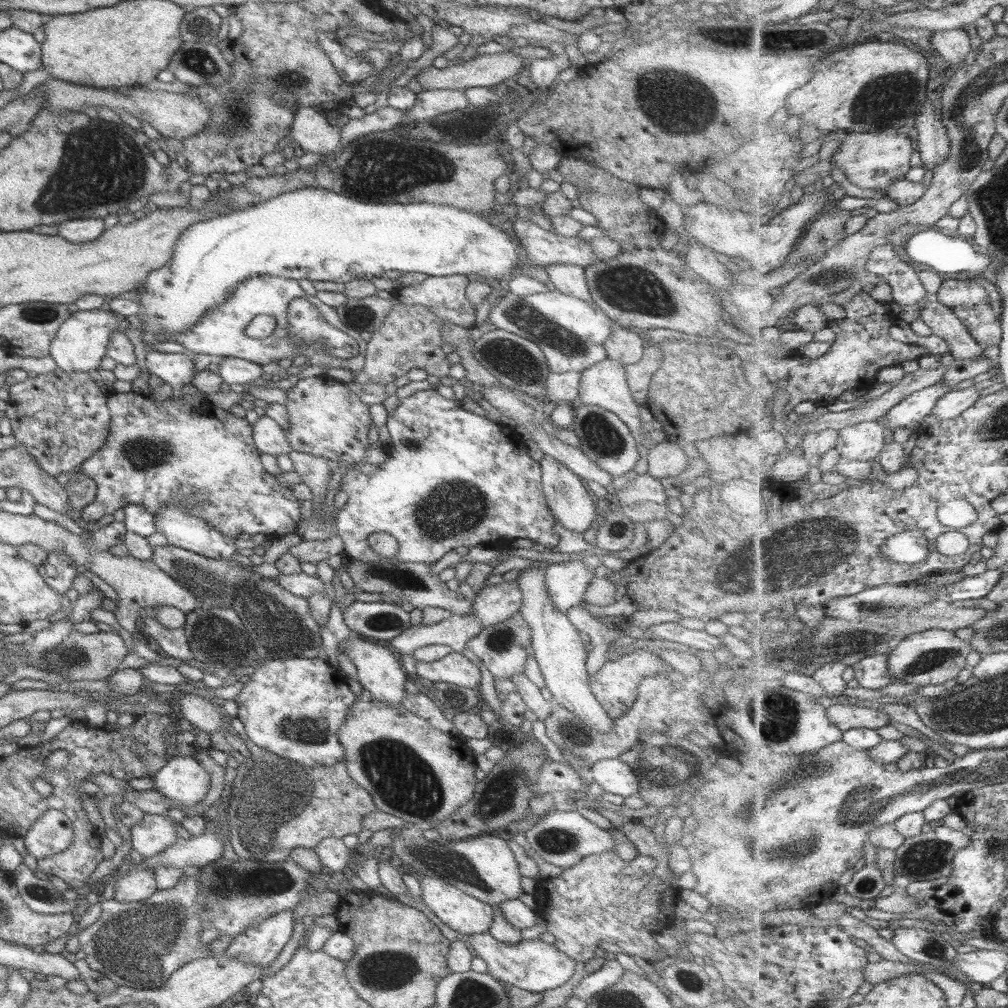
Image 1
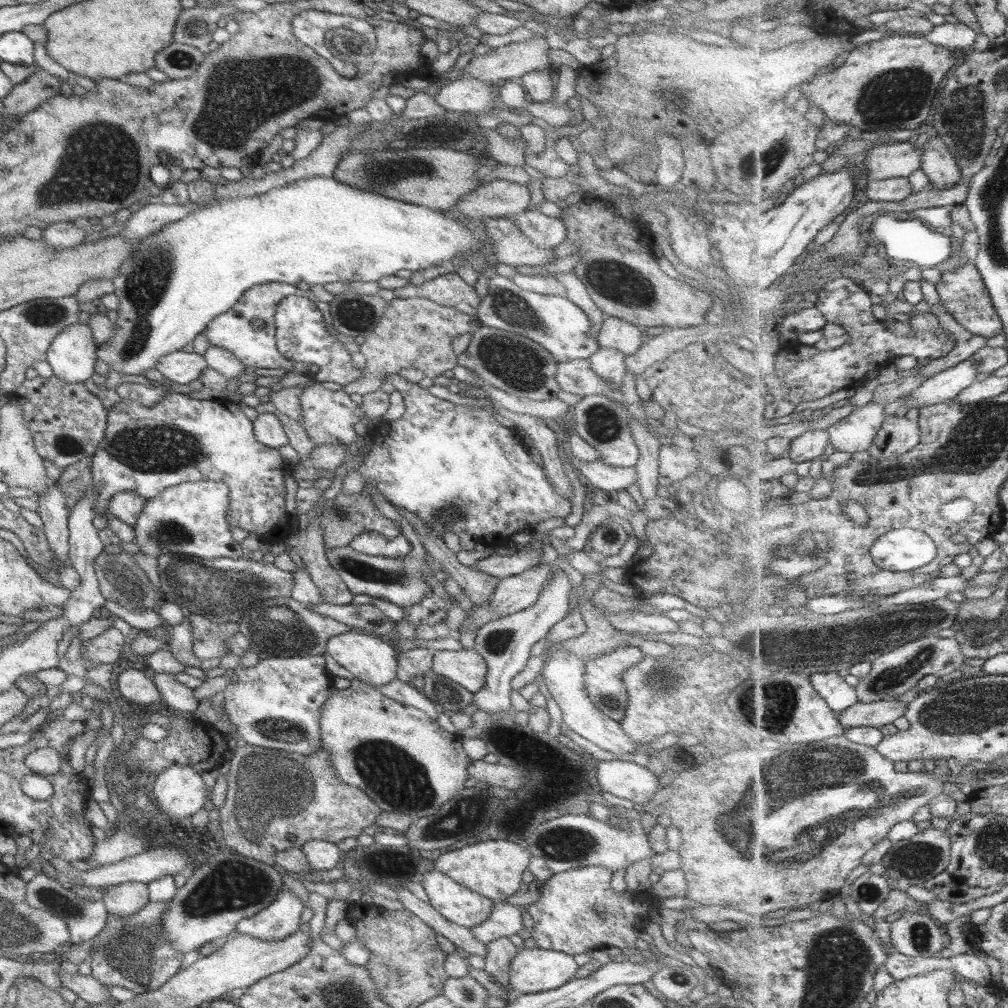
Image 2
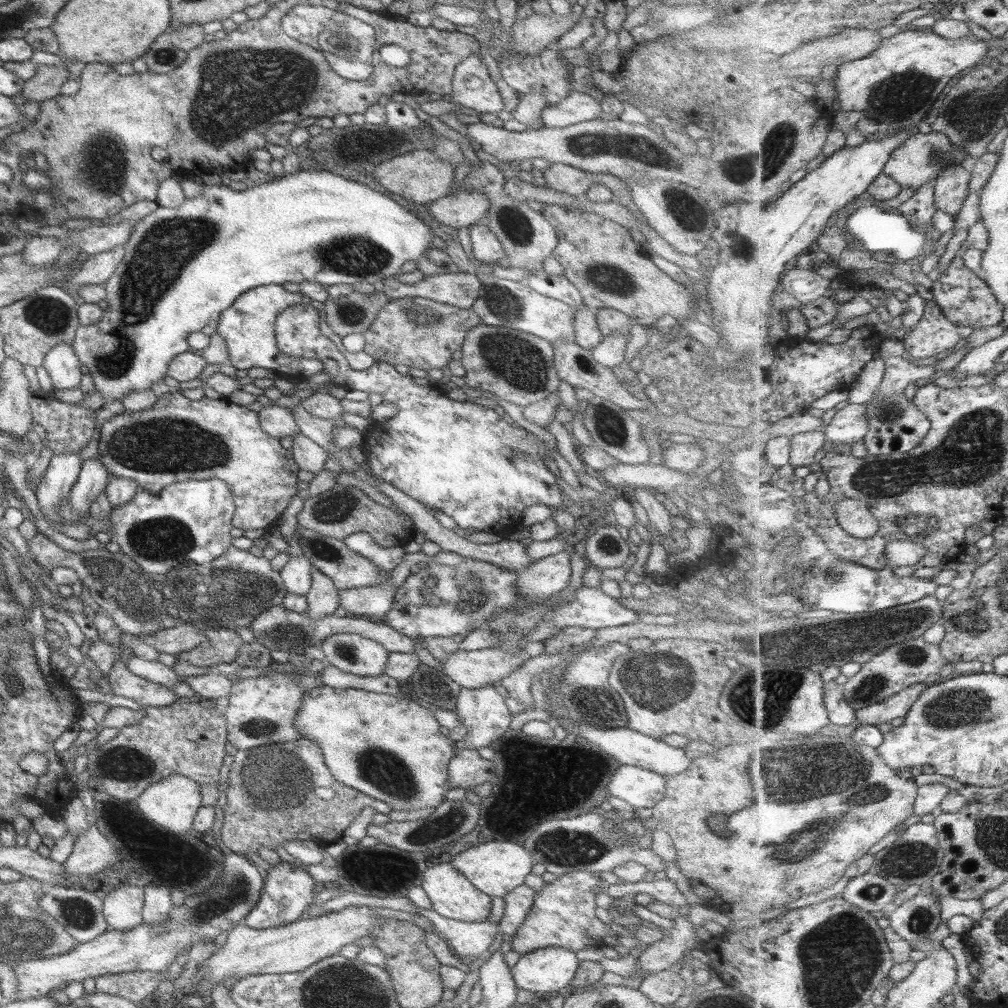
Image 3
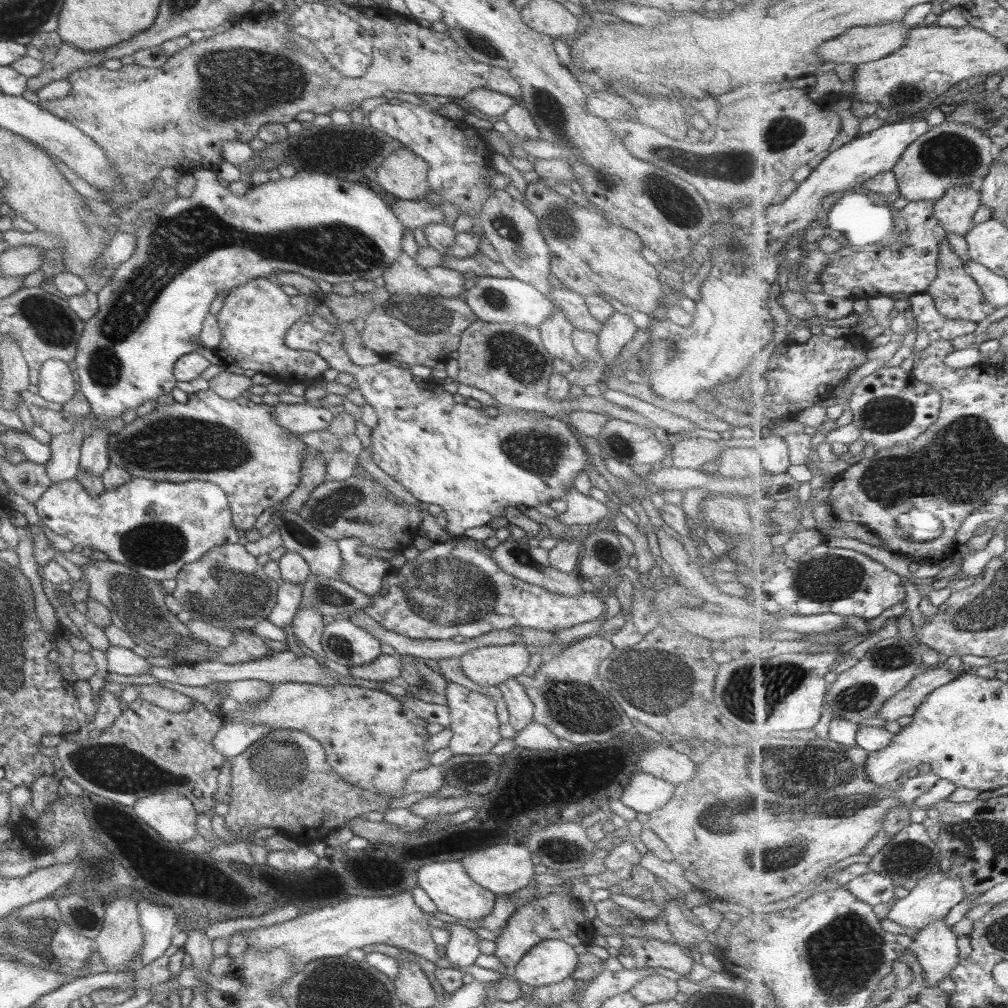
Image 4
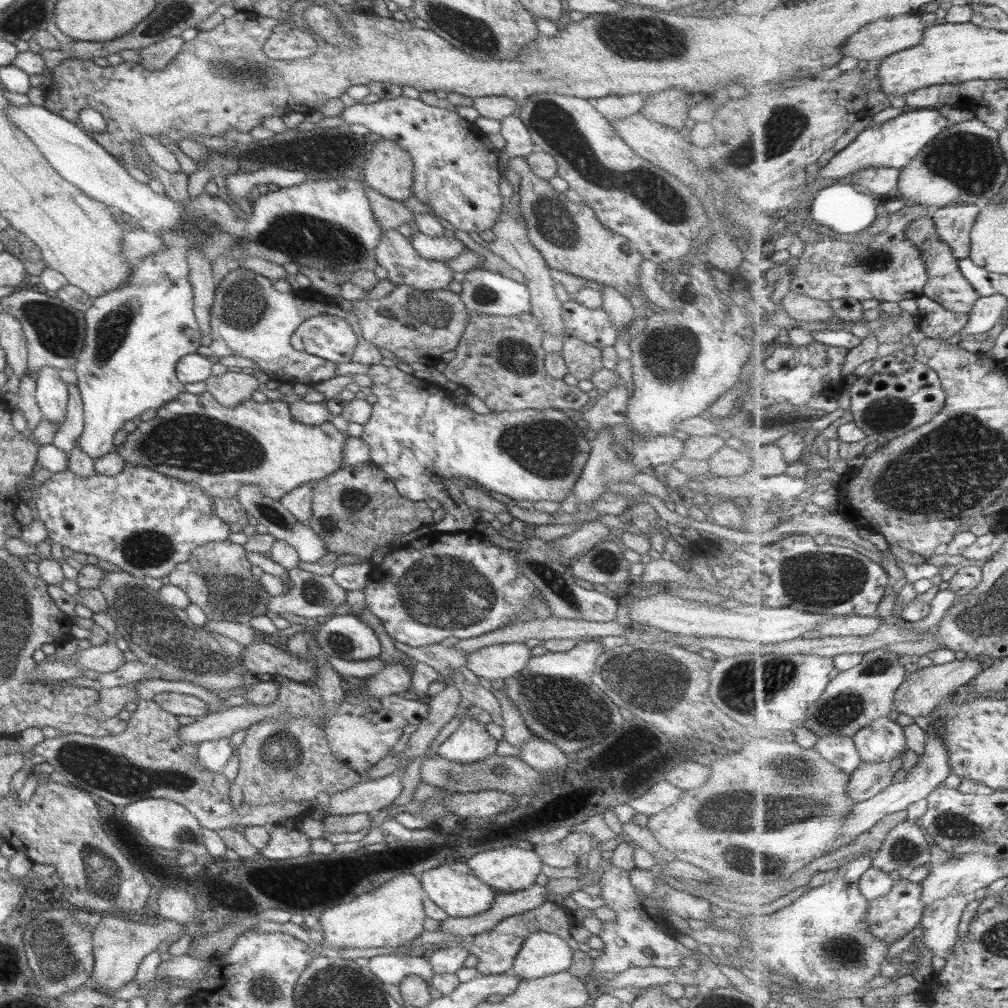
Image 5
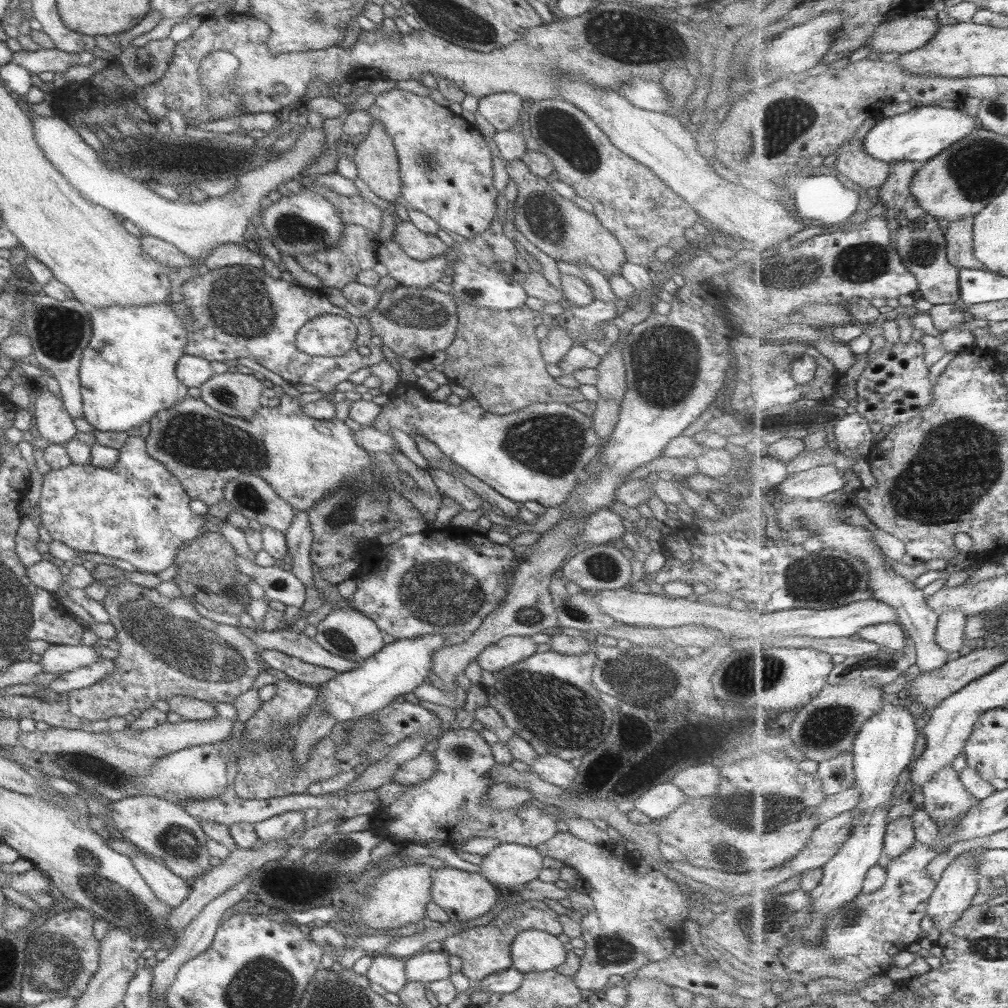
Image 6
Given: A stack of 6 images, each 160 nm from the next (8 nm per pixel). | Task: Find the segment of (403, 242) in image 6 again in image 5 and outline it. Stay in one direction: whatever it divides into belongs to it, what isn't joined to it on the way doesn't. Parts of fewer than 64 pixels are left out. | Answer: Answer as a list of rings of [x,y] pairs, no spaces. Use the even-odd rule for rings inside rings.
[[[416,231],[412,232],[408,240],[419,256],[432,261],[444,261],[455,258],[466,248],[455,234],[449,237],[429,238]]]

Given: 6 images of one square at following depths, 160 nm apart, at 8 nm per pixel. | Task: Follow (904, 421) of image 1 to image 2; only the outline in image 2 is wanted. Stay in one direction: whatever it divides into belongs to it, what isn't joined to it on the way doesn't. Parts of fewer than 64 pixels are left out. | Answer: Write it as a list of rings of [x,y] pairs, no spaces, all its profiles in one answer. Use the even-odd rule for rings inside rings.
[[[967,360],[949,370],[945,370],[928,378],[916,391],[913,391],[904,404],[908,408],[920,410],[923,406],[932,406],[935,403],[952,402],[977,376],[977,361]]]

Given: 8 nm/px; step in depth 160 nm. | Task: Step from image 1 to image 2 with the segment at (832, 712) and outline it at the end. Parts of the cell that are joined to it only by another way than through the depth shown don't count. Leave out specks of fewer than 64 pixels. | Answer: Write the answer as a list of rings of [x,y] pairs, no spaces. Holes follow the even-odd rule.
[[[894,699],[875,703],[859,702],[839,713],[838,717],[846,729],[859,726],[881,728],[904,716],[907,707],[907,703]]]

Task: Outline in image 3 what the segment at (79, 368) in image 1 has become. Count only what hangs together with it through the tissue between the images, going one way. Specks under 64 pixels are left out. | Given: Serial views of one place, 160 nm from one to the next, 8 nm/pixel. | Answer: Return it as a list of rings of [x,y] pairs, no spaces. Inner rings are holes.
[[[71,343],[53,346],[41,366],[46,370],[52,384],[52,392],[75,389],[81,378],[81,363],[71,350]]]

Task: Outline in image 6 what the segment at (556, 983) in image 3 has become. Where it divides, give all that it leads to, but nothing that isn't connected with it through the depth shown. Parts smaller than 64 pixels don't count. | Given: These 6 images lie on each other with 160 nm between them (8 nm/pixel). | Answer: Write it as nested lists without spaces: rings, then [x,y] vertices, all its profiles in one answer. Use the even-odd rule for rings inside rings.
[[[540,930],[519,931],[510,946],[510,968],[522,974],[554,970],[565,957],[557,937]]]

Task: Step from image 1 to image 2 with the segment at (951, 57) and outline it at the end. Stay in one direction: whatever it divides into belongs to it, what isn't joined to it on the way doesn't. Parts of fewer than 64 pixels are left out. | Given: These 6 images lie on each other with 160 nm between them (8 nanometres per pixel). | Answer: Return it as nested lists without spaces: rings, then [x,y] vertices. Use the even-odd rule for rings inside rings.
[[[945,22],[935,26],[924,37],[933,44],[950,48],[952,51],[967,53],[977,40],[977,32],[963,23],[950,24]]]

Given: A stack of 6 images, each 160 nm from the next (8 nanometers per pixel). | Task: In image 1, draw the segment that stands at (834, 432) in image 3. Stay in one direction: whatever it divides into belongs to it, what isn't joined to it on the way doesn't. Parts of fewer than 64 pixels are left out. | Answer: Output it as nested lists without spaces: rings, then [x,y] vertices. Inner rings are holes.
[[[876,420],[839,430],[836,450],[843,458],[871,462],[878,459],[885,445],[885,427]]]

